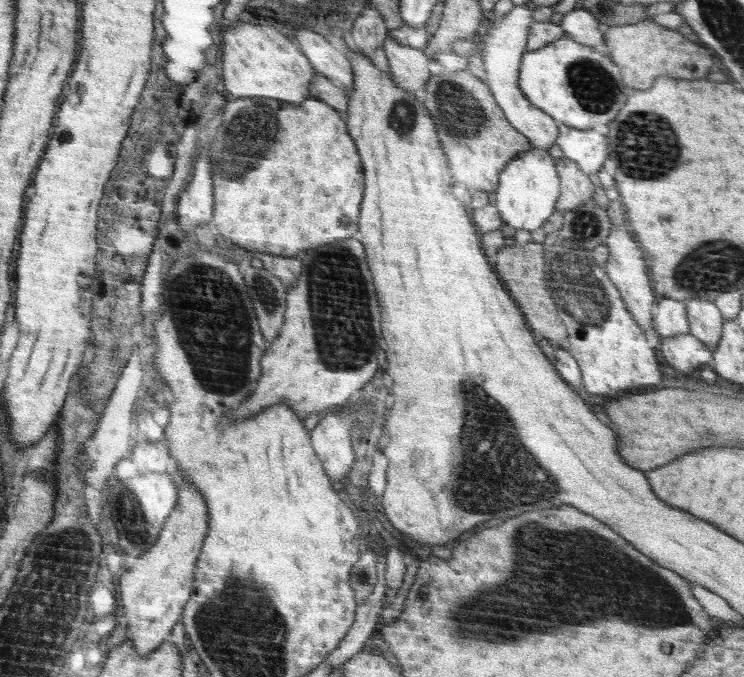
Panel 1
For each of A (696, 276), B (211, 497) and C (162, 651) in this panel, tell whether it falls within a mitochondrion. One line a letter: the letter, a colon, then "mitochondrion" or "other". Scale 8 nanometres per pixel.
A: mitochondrion
B: other
C: other

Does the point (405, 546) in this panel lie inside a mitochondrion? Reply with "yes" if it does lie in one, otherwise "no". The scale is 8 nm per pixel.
no

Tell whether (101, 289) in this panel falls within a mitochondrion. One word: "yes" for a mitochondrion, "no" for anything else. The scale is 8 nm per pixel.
no

